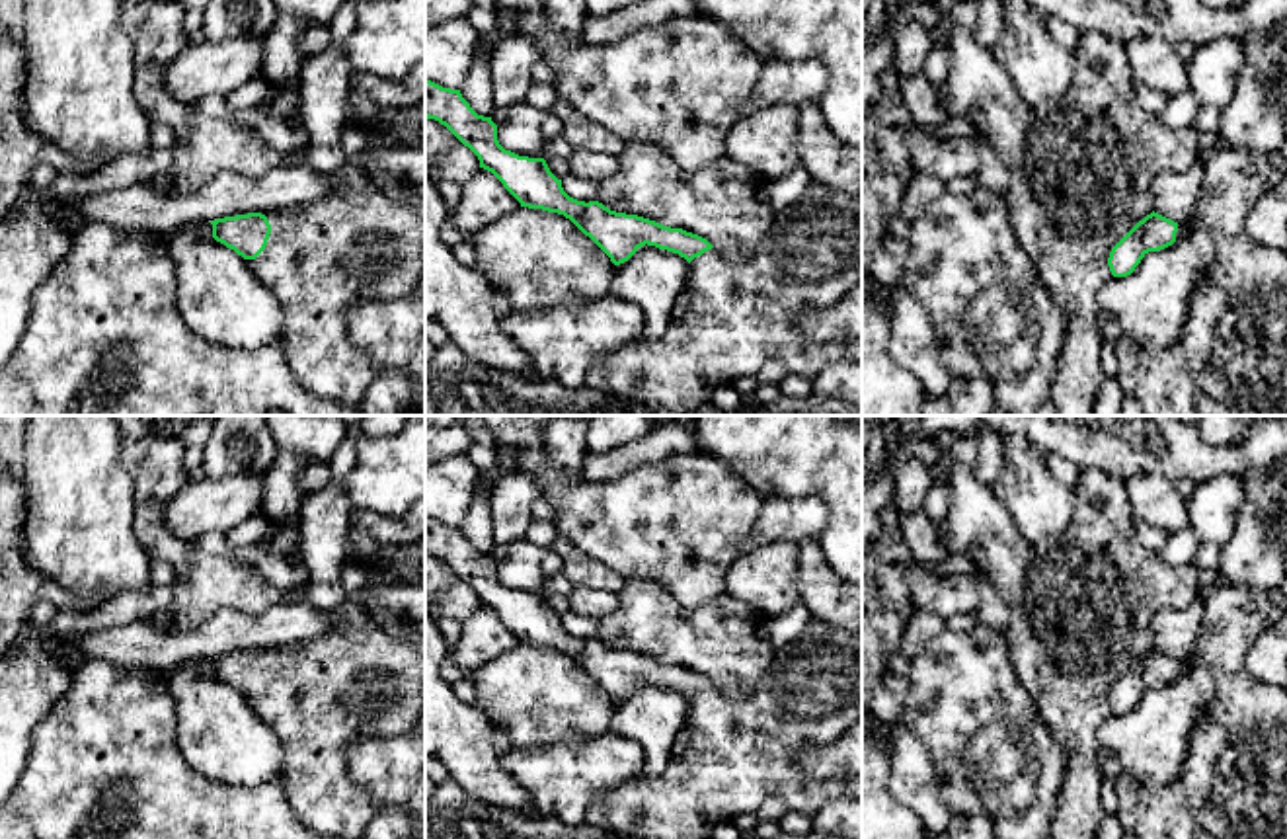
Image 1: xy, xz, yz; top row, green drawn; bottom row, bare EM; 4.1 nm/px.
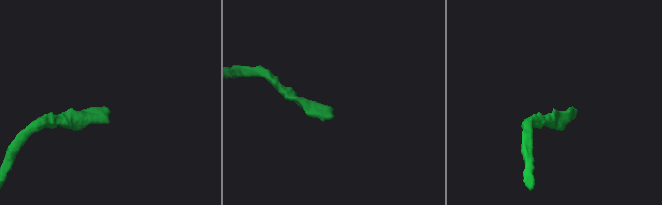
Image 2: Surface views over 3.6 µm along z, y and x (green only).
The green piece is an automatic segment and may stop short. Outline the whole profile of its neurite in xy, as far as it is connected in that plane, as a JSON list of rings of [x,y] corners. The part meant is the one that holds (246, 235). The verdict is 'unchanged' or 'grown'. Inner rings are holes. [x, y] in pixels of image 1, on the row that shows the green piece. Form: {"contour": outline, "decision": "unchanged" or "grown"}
{"contour": [[[361,164],[330,176],[332,191],[283,211],[211,220],[213,238],[244,258],[283,310],[281,345],[312,394],[357,406],[382,369],[345,334],[347,314],[365,300],[410,295],[425,275],[425,197],[392,199]]], "decision": "grown"}

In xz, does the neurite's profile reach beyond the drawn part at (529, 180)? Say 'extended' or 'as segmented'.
extended

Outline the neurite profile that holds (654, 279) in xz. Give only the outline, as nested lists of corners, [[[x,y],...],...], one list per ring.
[[[645,244],[628,261],[616,265],[610,295],[642,308],[642,340],[655,341],[667,332],[686,283],[688,261],[684,258]]]

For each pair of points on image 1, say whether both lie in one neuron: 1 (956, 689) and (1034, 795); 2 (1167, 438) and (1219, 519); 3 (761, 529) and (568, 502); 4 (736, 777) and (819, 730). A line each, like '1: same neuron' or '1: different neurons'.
1: same neuron
2: different neurons
3: different neurons
4: same neuron

